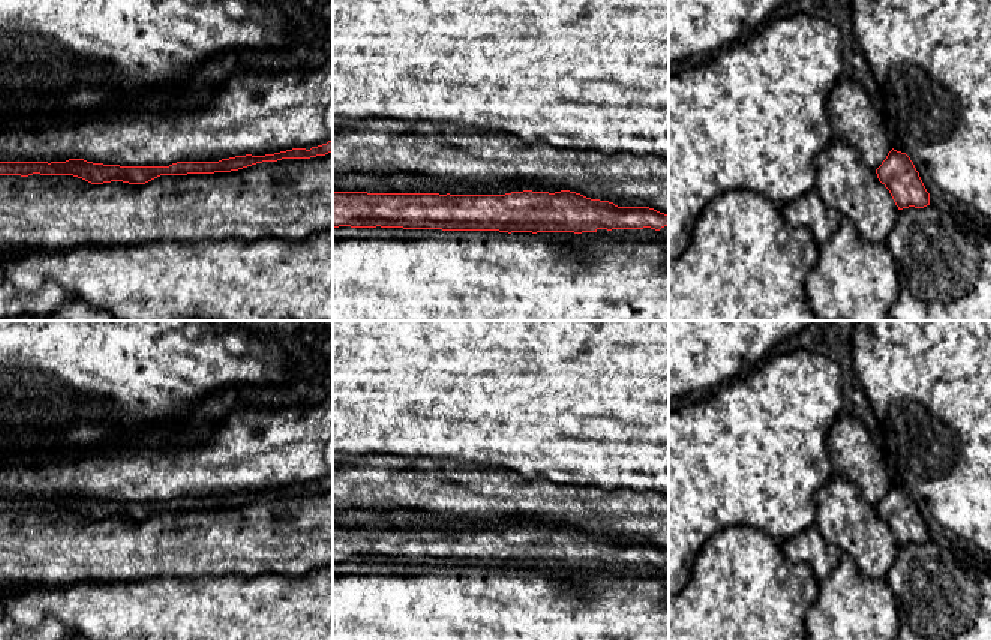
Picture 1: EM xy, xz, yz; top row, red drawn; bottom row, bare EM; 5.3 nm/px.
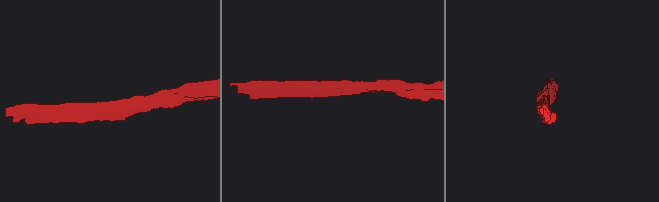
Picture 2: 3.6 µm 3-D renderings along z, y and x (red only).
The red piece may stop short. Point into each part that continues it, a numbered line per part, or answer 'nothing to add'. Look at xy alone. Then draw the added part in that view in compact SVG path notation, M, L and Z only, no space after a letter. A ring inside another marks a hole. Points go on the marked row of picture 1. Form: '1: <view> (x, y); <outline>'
nothing to add

